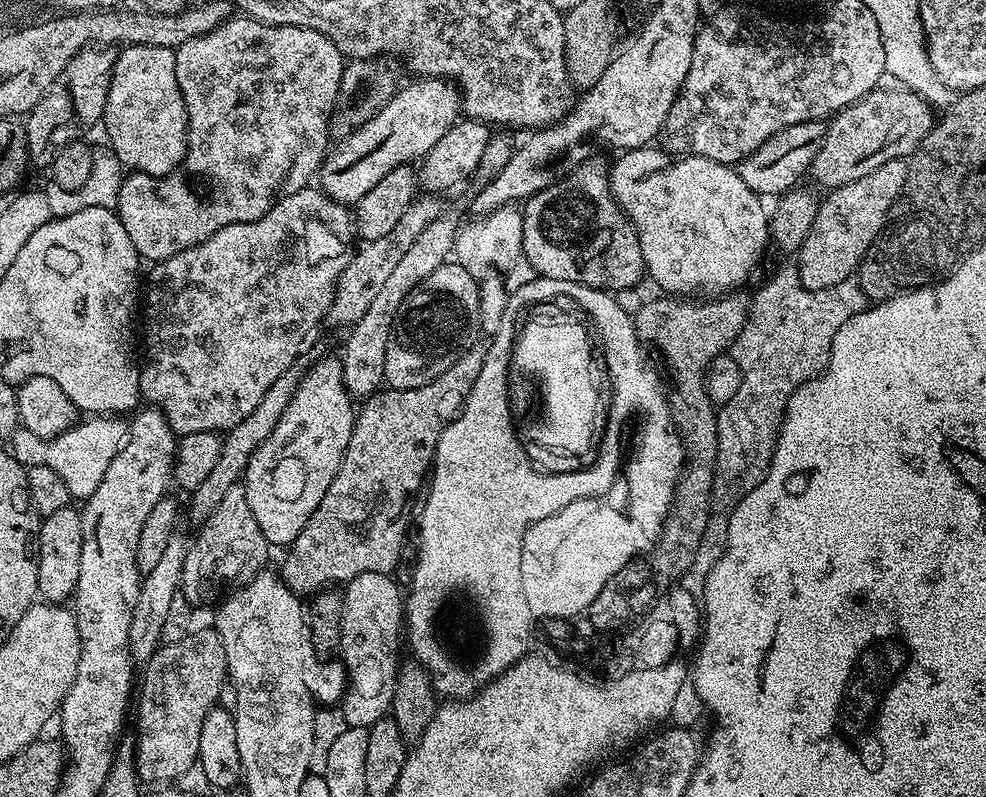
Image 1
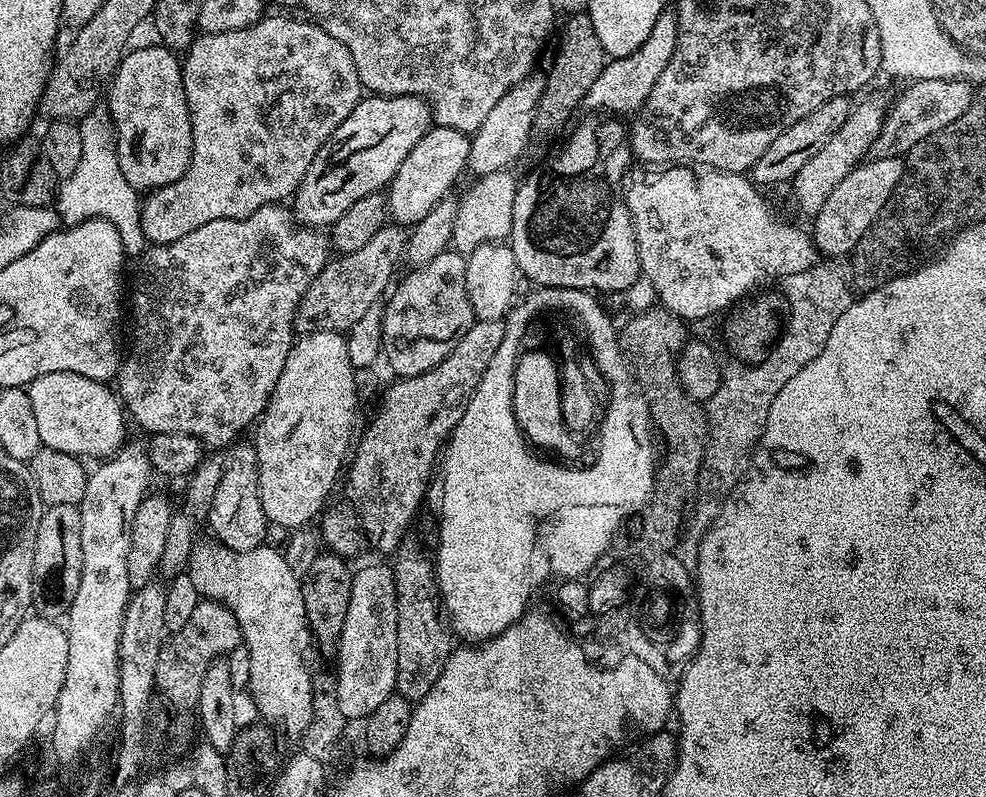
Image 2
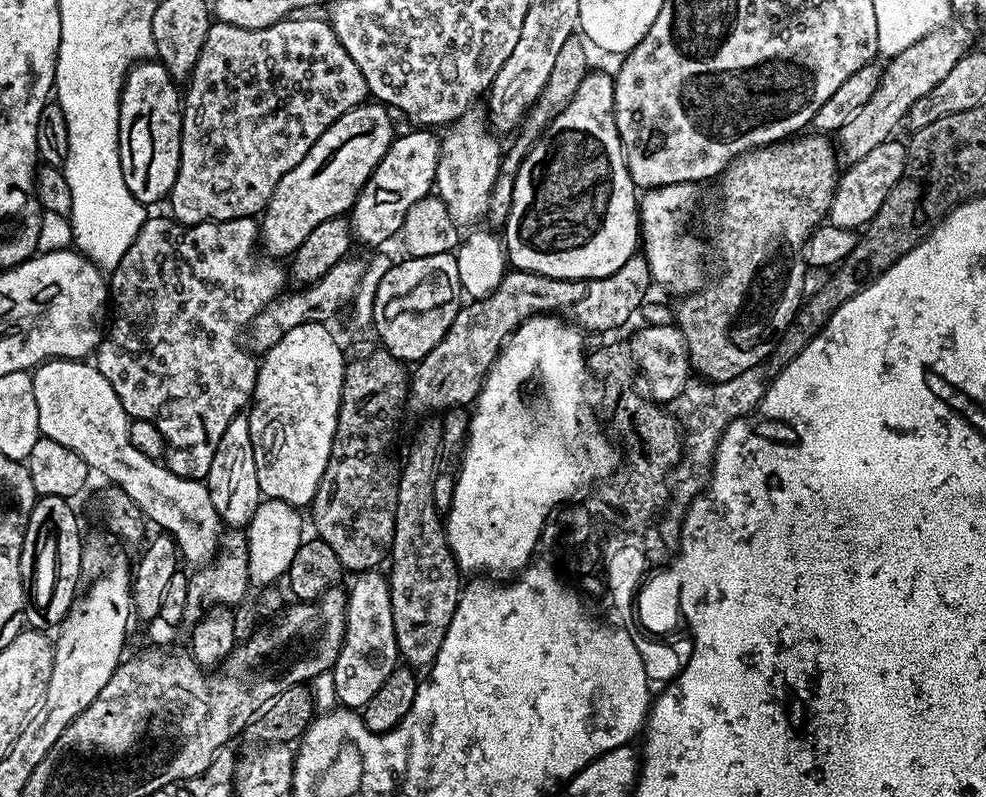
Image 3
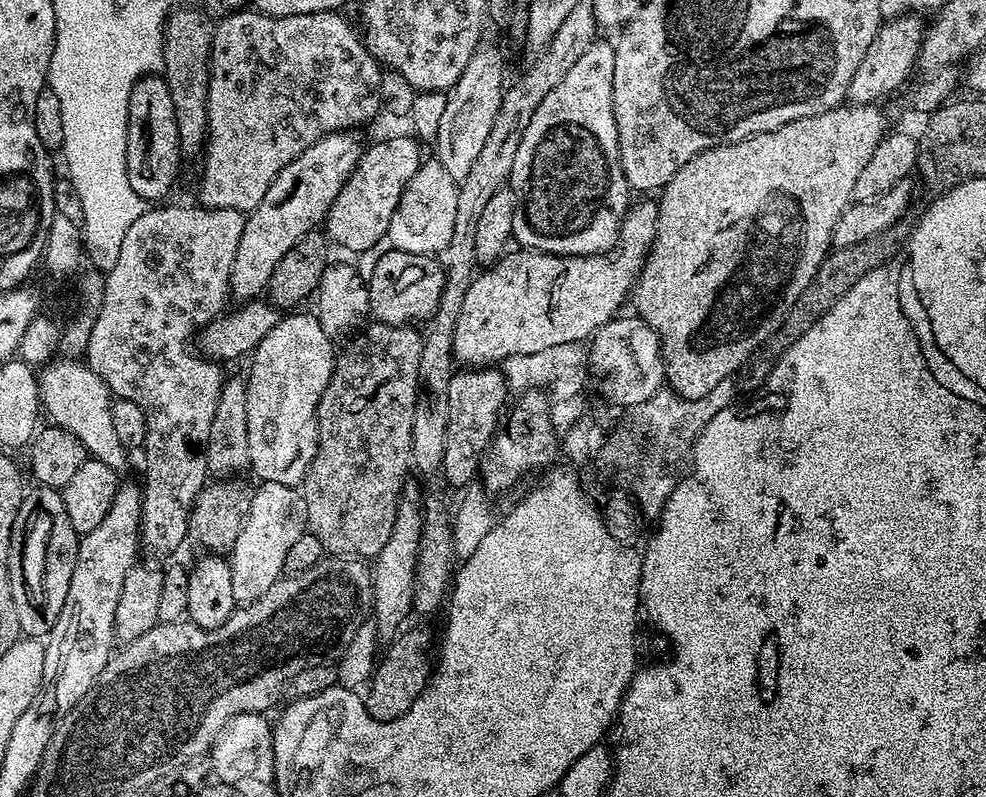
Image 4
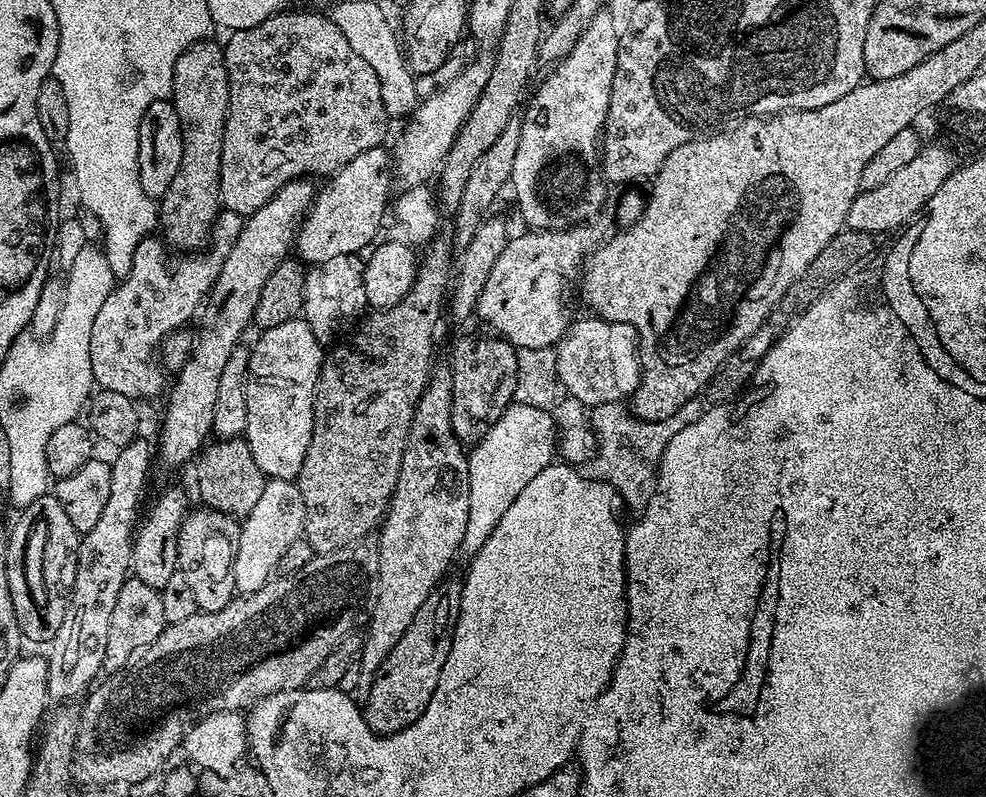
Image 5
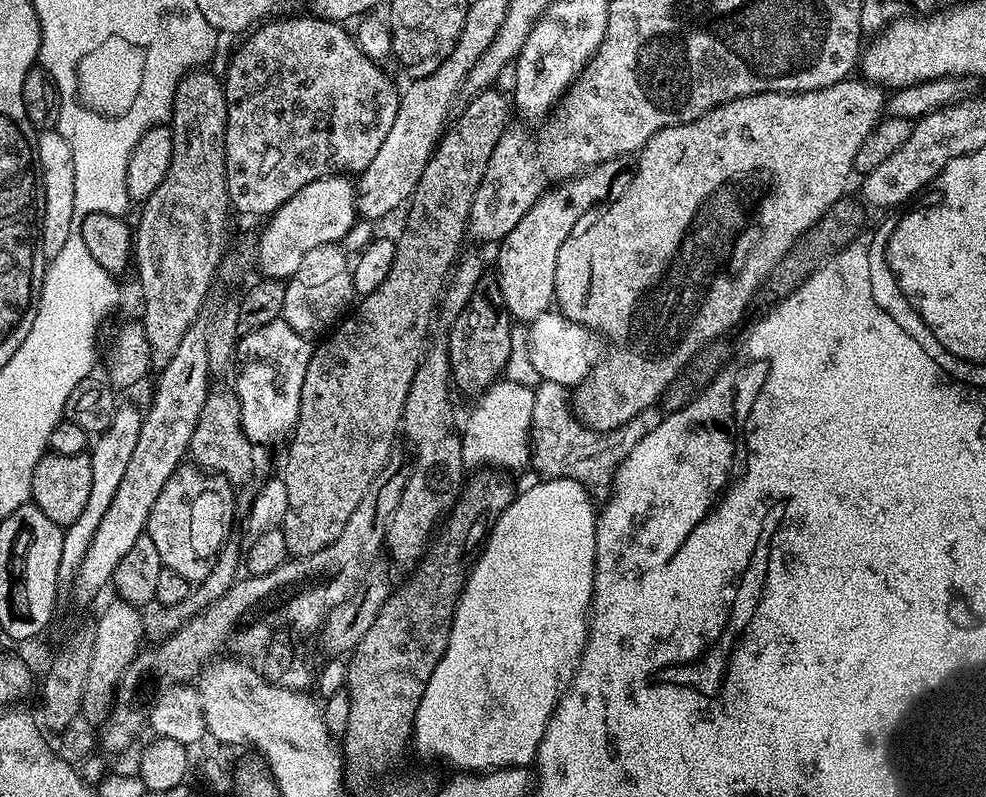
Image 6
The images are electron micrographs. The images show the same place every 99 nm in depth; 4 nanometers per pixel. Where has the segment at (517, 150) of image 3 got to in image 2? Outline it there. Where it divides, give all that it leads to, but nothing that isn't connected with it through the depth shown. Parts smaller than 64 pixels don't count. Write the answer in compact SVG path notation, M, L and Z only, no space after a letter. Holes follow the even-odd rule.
M580 10L576 12L564 24L564 33L560 36L560 45L556 48L556 57L552 60L552 69L548 72L548 77L543 77L542 83L544 89L540 95L540 101L536 107L534 114L534 126L532 127L532 135L536 140L548 140L551 136L556 136L564 127L569 127L568 119L583 105L586 94L590 90L590 86L594 86L598 74L602 74L606 63L606 55L601 42L598 40L597 34L594 32L594 25L588 17L587 11Z

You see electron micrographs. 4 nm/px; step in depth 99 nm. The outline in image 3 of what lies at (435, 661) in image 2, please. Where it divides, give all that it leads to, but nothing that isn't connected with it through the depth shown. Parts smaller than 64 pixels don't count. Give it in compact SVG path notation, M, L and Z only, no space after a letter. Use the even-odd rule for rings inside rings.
M428 418L424 425L412 436L412 445L408 448L408 458L398 472L398 498L396 499L396 517L394 518L394 542L390 553L392 572L387 573L389 589L392 591L394 634L397 638L397 650L403 663L413 670L424 670L436 660L438 650L442 650L442 638L450 630L450 618L460 601L462 591L462 573L456 564L454 554L448 545L448 533L441 513L434 504L434 480L441 463L441 440L443 430L441 421Z

